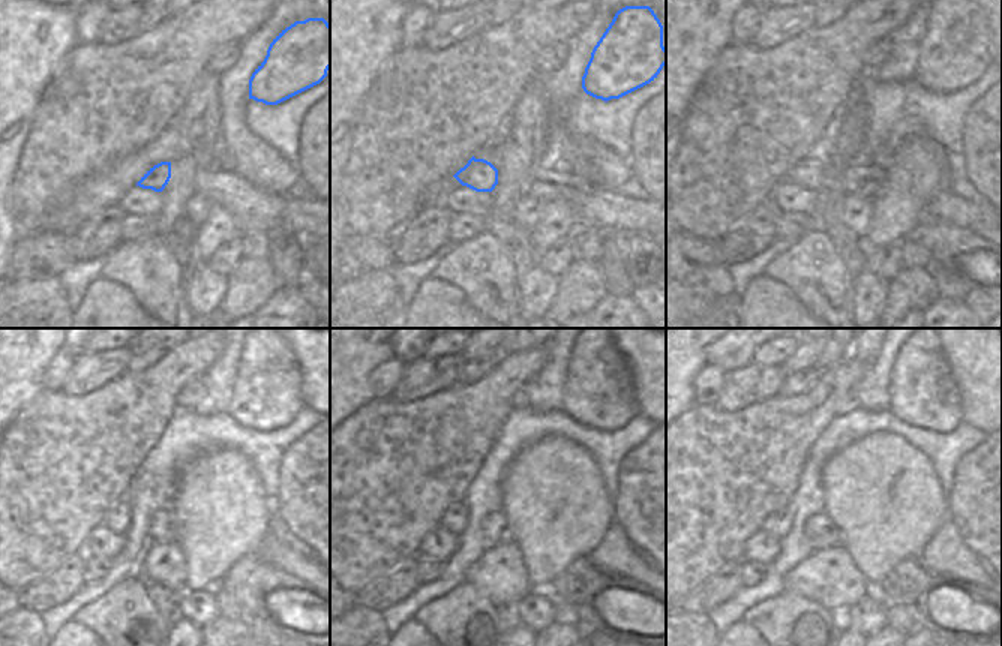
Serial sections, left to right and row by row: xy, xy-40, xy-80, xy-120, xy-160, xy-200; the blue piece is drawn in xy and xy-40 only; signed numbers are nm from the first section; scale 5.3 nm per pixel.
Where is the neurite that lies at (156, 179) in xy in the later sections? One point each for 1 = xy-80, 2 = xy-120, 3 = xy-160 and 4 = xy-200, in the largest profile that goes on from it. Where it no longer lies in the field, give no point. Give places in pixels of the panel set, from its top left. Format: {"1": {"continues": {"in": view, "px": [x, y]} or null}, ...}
{"1": {"continues": {"in": "xy-80", "px": [809, 173]}}, "2": {"continues": {"in": "xy-120", "px": [117, 519]}}, "3": {"continues": {"in": "xy-160", "px": [453, 519]}}, "4": {"continues": {"in": "xy-200", "px": [777, 525]}}}

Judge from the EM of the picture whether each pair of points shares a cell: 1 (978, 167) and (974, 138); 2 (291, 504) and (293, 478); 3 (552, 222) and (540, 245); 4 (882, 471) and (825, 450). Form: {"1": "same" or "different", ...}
{"1": "same", "2": "same", "3": "same", "4": "different"}

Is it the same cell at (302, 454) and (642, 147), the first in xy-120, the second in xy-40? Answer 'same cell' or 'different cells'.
same cell

